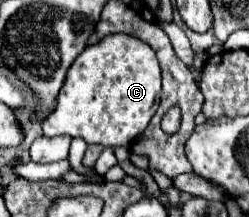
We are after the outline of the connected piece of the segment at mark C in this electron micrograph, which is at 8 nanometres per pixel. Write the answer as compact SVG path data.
M126 33L108 35L100 43L88 45L76 57L76 61L68 69L66 81L60 89L56 109L54 109L52 117L44 119L42 131L46 137L70 135L70 137L82 137L86 143L96 143L96 145L104 145L104 147L120 147L120 145L126 147L150 123L150 119L156 113L158 103L160 103L160 91L162 91L162 75L160 75L160 65L158 65L156 53L140 39L130 37Z

